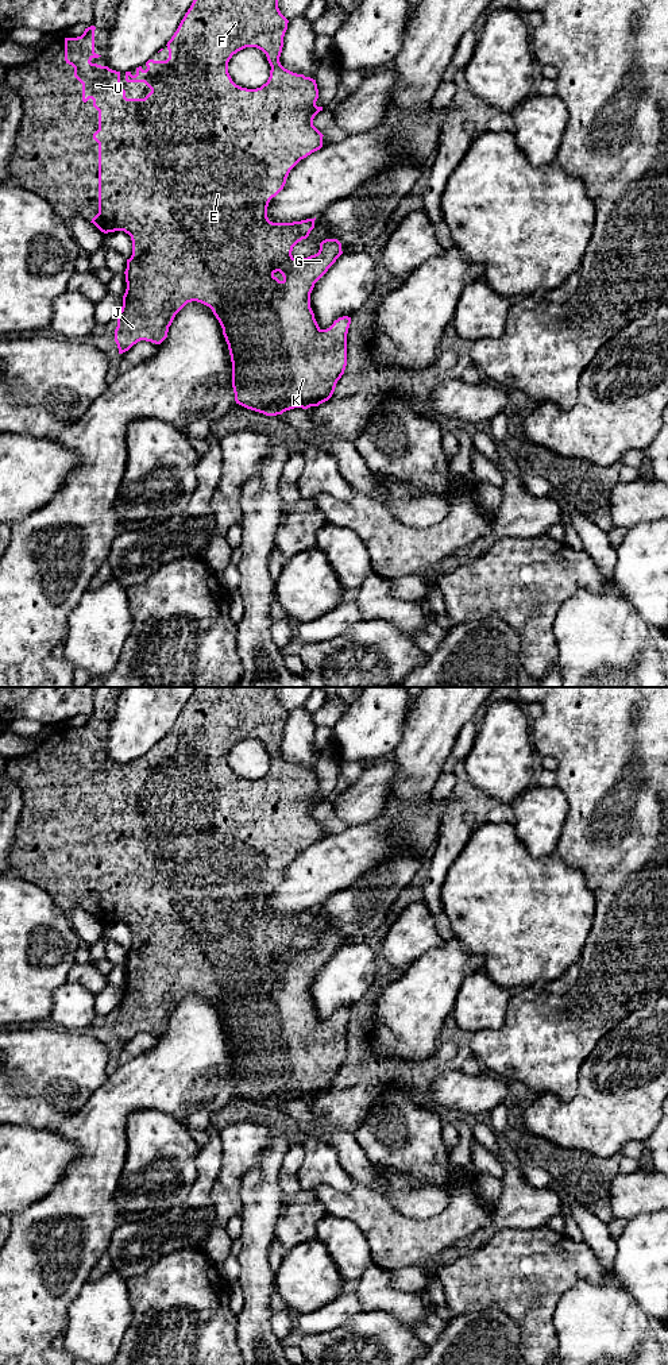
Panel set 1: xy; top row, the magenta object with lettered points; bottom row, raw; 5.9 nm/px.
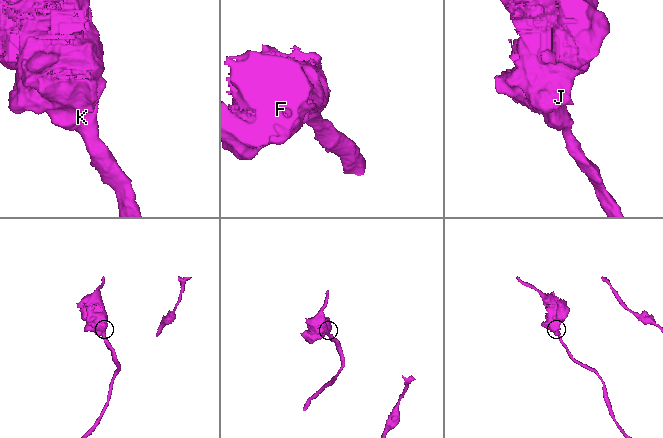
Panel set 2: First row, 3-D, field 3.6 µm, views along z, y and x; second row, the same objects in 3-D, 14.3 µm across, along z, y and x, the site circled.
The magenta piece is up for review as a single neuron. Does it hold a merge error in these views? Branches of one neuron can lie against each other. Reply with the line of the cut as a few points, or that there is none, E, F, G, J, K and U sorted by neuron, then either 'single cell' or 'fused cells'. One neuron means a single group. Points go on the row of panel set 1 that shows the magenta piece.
no cut; E F G J K U; single cell

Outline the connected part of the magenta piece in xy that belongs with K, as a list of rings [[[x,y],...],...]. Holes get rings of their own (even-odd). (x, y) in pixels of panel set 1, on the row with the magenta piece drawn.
[[[193,0],[177,31],[166,45],[169,58],[166,61],[148,59],[146,62],[147,69],[136,68],[135,76],[131,72],[126,72],[127,82],[144,82],[151,89],[144,99],[127,99],[126,90],[120,86],[120,72],[90,62],[93,58],[101,57],[94,53],[94,26],[85,28],[81,36],[65,38],[65,61],[74,68],[74,77],[82,84],[82,101],[86,103],[92,99],[93,107],[99,111],[99,130],[93,134],[93,139],[99,143],[99,213],[90,223],[104,234],[124,231],[132,240],[132,255],[127,259],[124,271],[127,289],[123,296],[121,311],[116,316],[115,342],[119,354],[128,351],[140,340],[161,344],[167,338],[169,327],[175,315],[188,302],[201,302],[212,309],[223,328],[232,362],[232,387],[236,404],[266,416],[282,414],[294,408],[308,409],[318,406],[332,397],[336,383],[347,366],[347,333],[351,324],[351,317],[343,316],[335,320],[329,328],[321,329],[310,308],[310,293],[314,284],[343,254],[341,243],[337,239],[325,239],[320,243],[317,254],[296,259],[291,255],[293,247],[309,236],[314,228],[316,217],[293,223],[273,223],[267,217],[269,203],[283,189],[290,170],[301,159],[320,150],[324,136],[313,126],[314,116],[323,111],[323,107],[316,105],[318,99],[316,80],[293,73],[279,62],[287,23],[289,20],[278,8],[278,0]],[[246,47],[262,50],[271,66],[267,82],[256,89],[236,85],[228,73],[228,62],[232,55]]]

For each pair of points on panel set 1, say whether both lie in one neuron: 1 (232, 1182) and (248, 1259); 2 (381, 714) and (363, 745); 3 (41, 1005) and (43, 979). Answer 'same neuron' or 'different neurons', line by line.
1: different neurons
2: same neuron
3: same neuron

